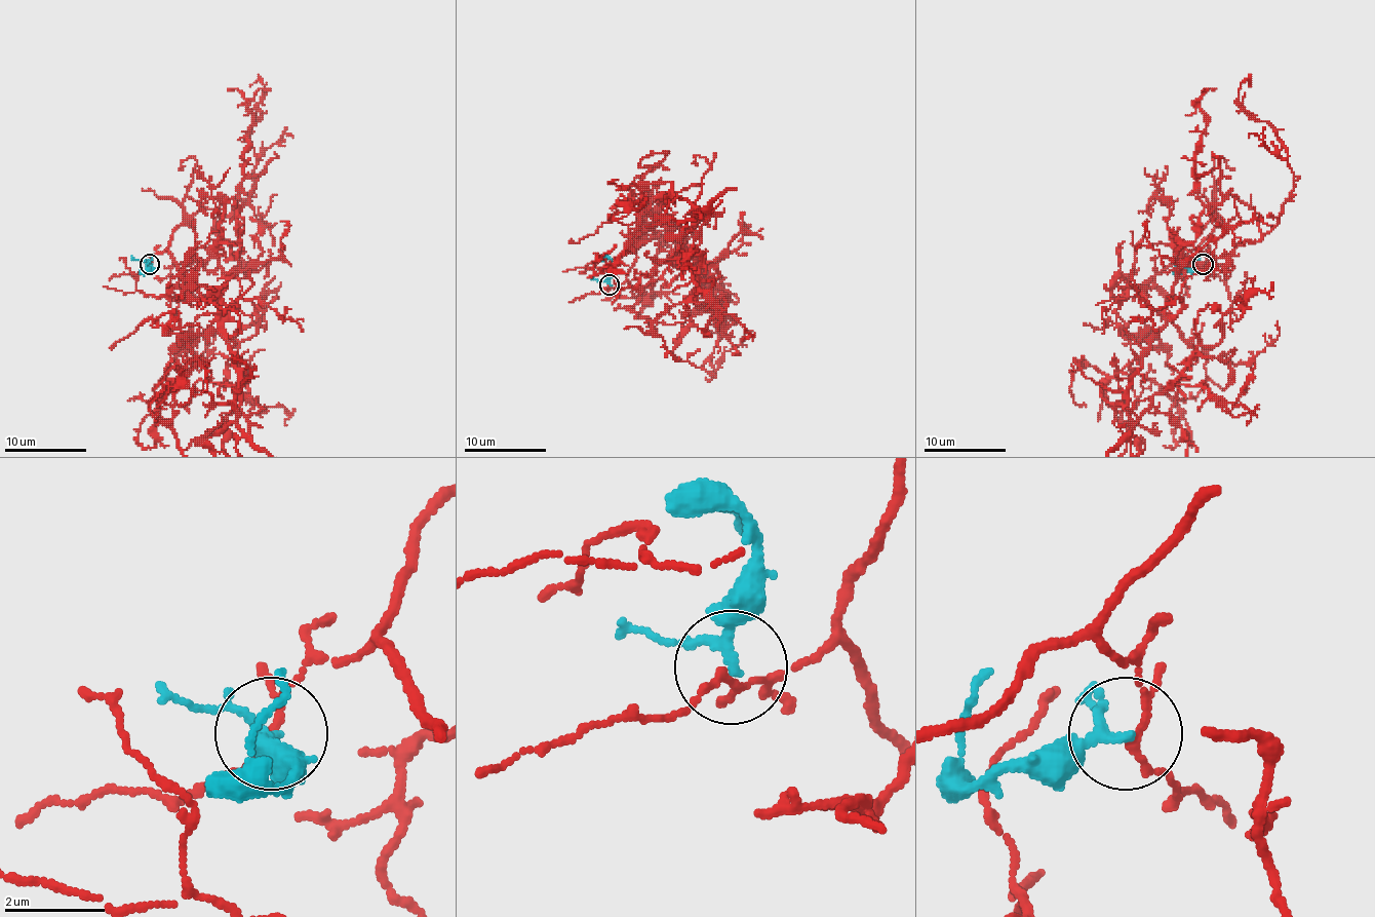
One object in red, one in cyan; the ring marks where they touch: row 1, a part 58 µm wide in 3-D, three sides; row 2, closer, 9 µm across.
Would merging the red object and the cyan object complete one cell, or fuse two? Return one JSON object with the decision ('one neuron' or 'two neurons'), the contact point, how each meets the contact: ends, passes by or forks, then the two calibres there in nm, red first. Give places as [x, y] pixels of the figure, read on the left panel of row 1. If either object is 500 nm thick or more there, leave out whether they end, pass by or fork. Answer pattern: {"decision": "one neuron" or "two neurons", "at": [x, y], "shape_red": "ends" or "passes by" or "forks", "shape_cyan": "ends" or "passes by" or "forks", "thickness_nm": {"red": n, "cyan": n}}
{"decision": "two neurons", "at": [150, 264], "shape_red": "forks", "shape_cyan": "passes by", "thickness_nm": {"red": 110, "cyan": 170}}

